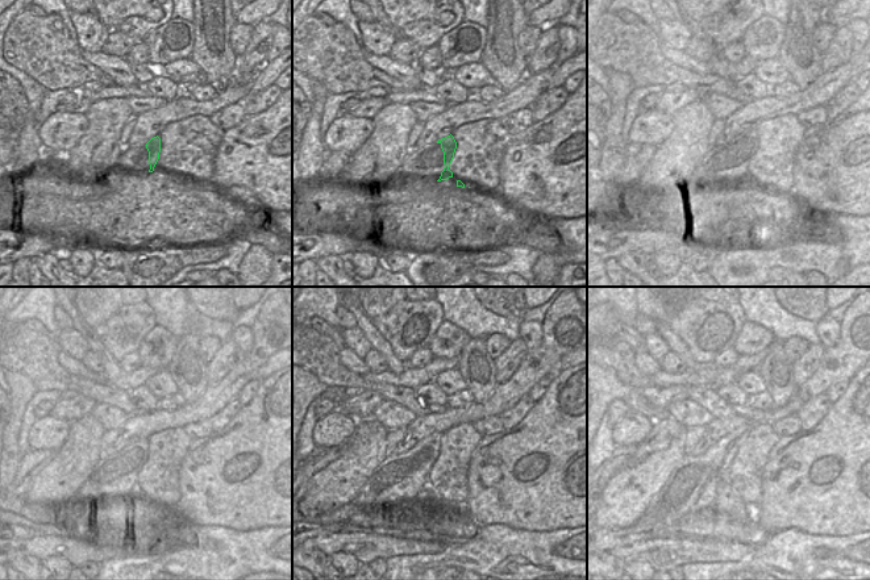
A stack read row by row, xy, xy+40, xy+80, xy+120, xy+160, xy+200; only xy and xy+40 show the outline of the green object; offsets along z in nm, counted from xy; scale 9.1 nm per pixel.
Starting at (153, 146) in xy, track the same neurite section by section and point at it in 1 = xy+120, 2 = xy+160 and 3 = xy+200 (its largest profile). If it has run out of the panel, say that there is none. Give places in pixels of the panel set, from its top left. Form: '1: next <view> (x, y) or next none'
1: next xy+120 (158, 479)
2: next xy+160 (449, 476)
3: next xy+200 (745, 474)

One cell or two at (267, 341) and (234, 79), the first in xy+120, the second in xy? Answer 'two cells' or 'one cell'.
two cells

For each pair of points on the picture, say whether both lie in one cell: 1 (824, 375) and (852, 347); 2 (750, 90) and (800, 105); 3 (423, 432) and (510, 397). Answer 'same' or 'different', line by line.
1: same
2: different
3: same

